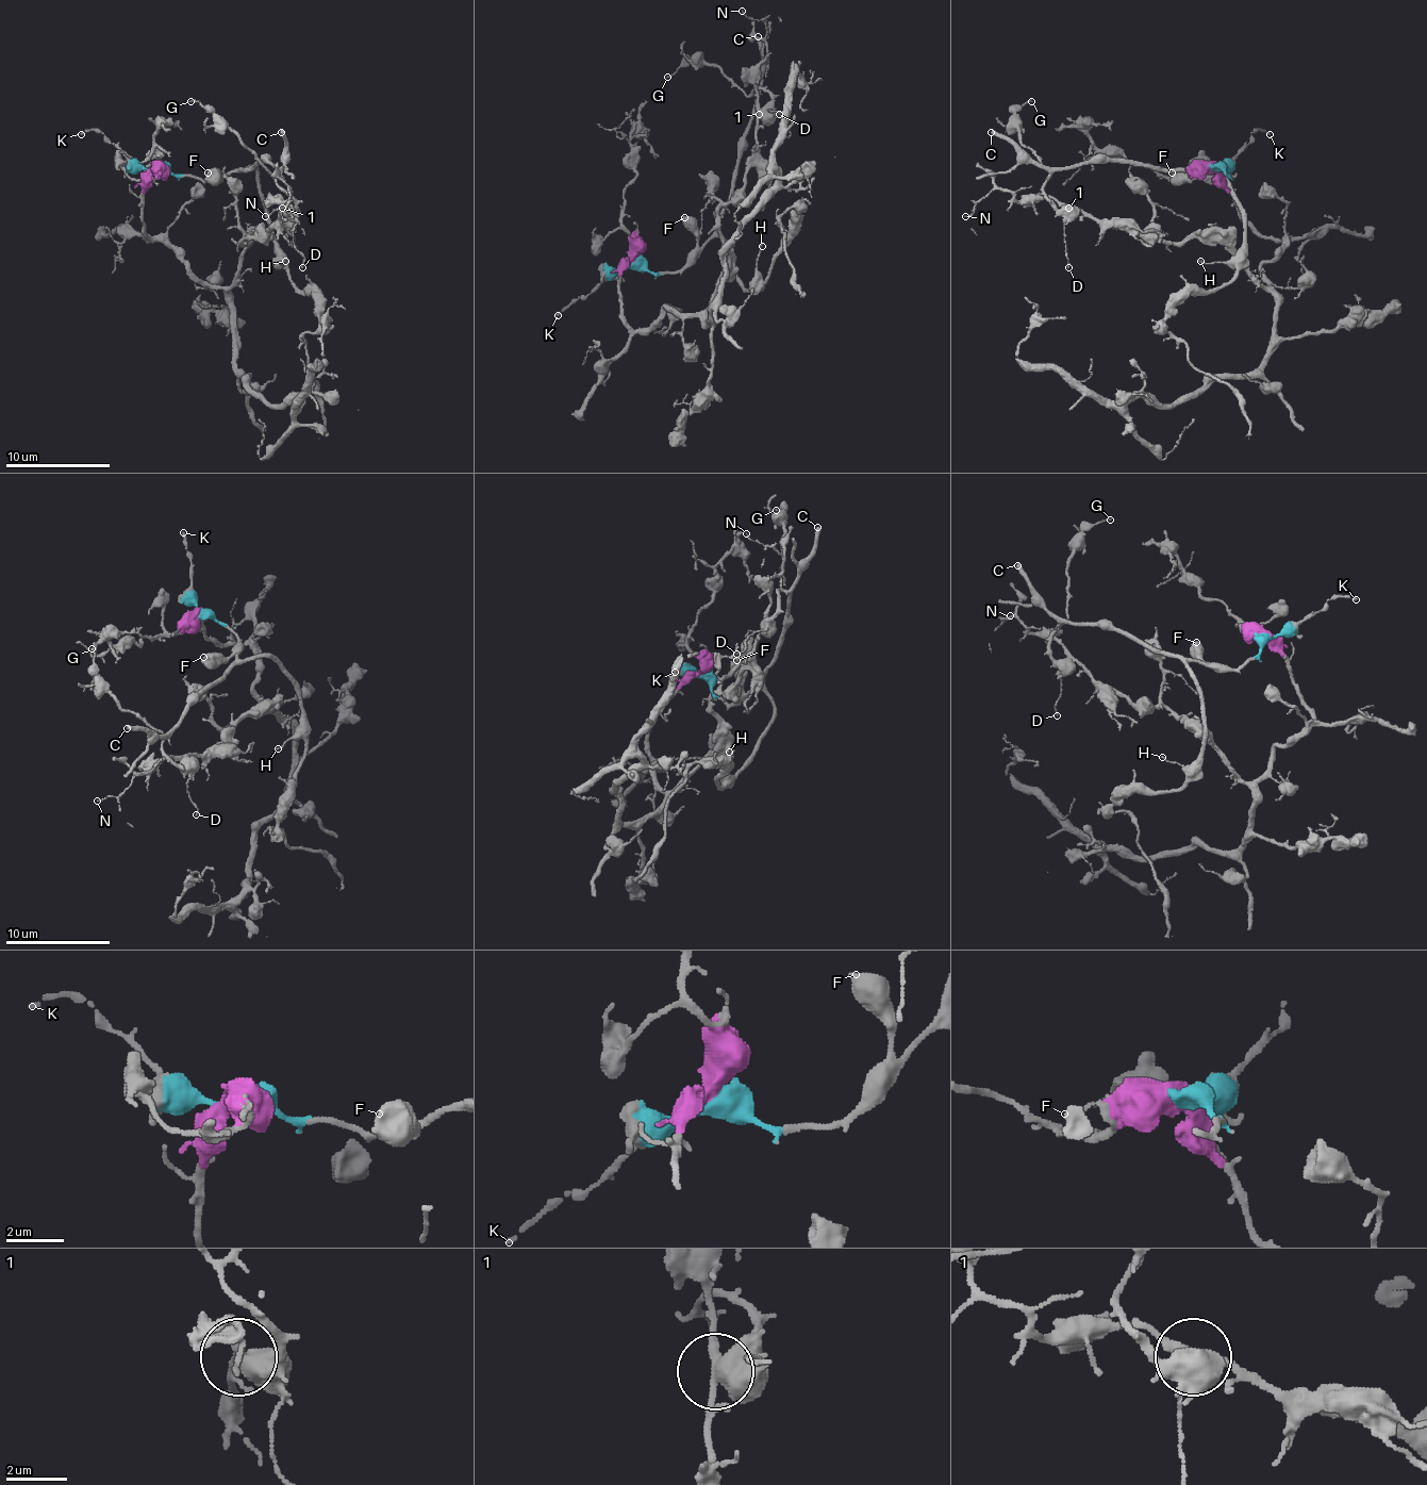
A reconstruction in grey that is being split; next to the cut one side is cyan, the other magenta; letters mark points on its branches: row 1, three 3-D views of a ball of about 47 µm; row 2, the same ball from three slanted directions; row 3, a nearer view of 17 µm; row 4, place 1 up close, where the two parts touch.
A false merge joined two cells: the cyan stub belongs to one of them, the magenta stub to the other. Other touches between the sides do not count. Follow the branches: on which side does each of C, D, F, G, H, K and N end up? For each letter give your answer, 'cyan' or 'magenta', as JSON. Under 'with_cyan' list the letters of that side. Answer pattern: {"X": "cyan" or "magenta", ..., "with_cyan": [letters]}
{"C": "cyan", "D": "cyan", "F": "cyan", "G": "cyan", "H": "cyan", "K": "cyan", "N": "magenta", "with_cyan": ["C", "D", "F", "G", "H", "K"]}

